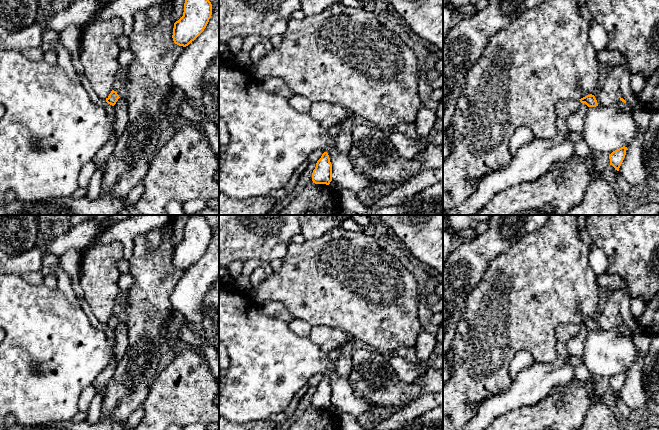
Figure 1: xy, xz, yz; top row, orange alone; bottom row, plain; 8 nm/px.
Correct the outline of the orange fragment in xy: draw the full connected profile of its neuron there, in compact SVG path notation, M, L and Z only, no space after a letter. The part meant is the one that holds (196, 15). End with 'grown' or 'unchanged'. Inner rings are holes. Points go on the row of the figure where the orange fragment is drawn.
M185 0L183 16L174 23L173 41L186 47L206 28L212 15L209 0Z; unchanged

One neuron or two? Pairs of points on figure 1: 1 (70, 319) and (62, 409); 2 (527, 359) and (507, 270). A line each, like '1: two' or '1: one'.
1: one
2: two

